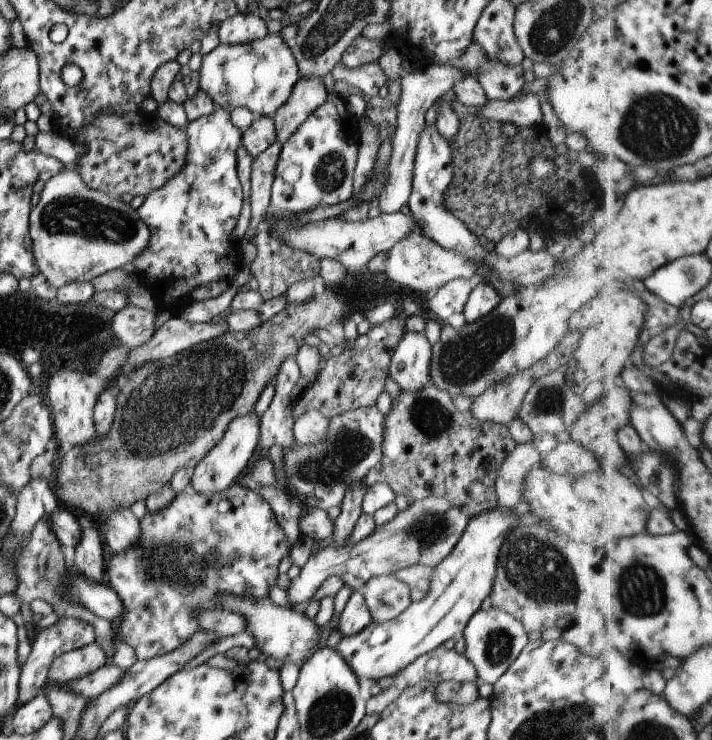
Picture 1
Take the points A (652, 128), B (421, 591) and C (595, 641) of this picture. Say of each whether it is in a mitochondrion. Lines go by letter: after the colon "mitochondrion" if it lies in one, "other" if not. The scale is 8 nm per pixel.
A: mitochondrion
B: other
C: other

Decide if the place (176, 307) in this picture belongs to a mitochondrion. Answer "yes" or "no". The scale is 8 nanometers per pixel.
no

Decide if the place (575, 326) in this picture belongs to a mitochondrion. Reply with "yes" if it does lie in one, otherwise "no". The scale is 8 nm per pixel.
no

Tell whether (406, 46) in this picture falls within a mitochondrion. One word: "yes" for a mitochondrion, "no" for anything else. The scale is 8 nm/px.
no

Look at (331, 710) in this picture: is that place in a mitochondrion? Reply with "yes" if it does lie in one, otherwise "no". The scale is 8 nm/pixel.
yes

